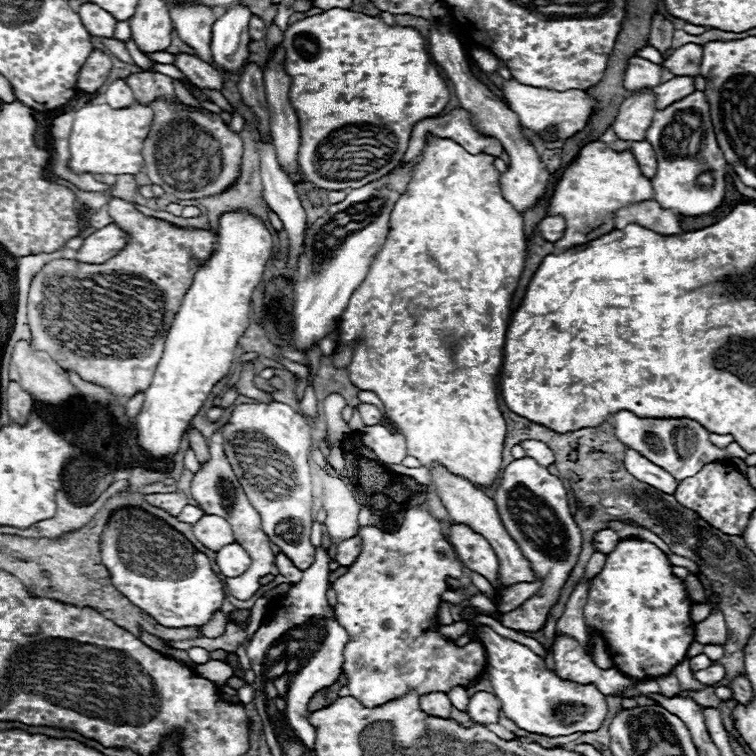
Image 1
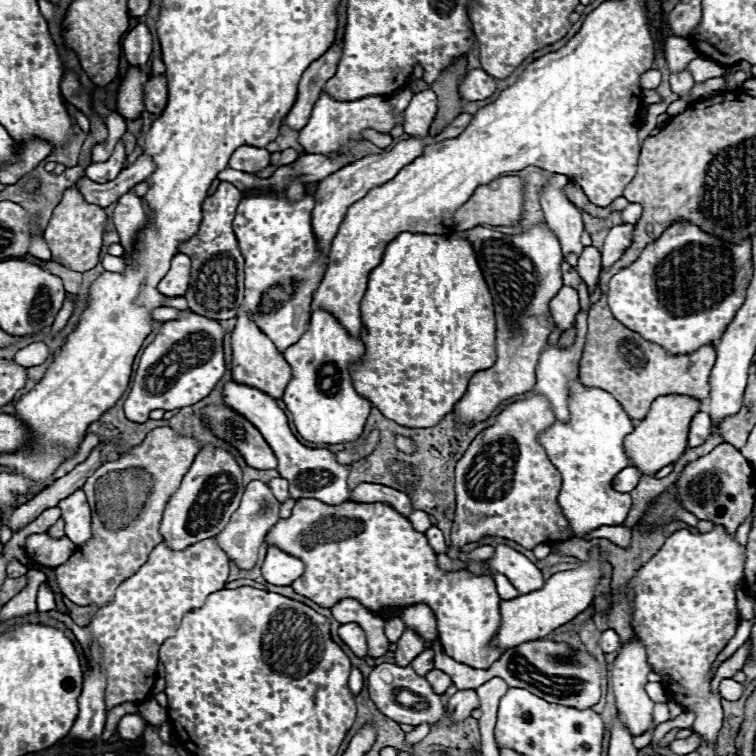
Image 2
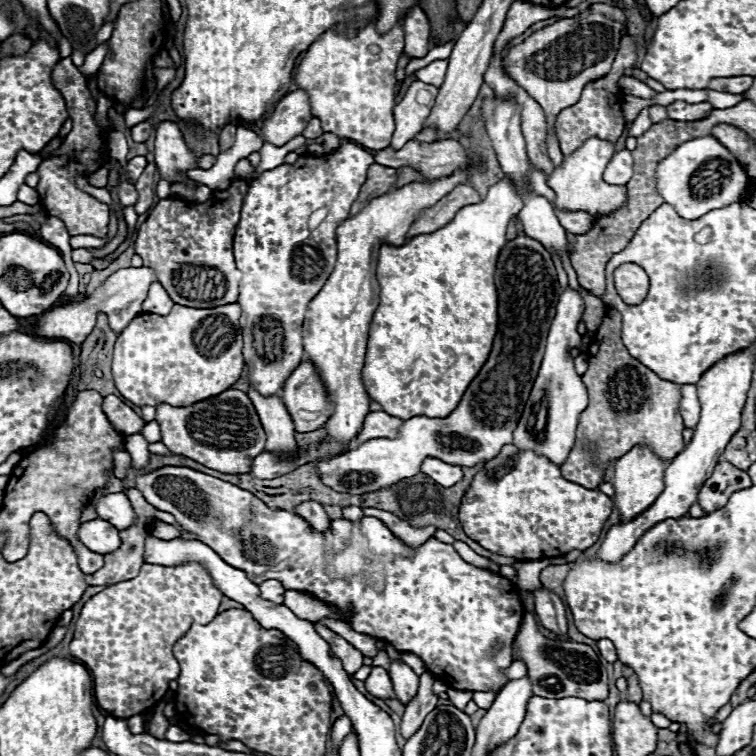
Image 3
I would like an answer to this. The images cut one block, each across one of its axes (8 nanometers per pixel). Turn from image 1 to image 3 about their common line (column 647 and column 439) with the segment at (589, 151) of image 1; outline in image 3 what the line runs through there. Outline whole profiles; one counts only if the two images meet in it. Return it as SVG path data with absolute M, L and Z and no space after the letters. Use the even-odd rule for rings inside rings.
M470 168L454 170L450 176L410 182L408 186L396 188L388 194L372 198L366 208L356 216L346 218L336 228L338 242L338 262L322 286L322 290L308 304L306 328L304 328L304 352L314 362L320 372L320 378L330 394L330 400L336 404L332 418L324 424L326 440L348 442L358 436L362 422L366 418L370 396L362 382L362 368L366 356L368 330L372 316L378 308L378 280L376 280L376 262L378 250L382 244L400 246L406 242L406 232L420 212L434 206L444 194L452 192L458 184L464 184L470 178Z

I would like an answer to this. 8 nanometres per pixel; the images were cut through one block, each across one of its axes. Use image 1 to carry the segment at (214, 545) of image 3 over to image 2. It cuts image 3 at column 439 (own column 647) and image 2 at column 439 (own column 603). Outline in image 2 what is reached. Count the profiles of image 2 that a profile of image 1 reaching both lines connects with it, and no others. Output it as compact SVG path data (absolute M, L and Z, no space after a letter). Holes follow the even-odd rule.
M300 498L296 500L292 516L286 520L278 520L276 526L270 530L270 534L266 536L266 544L274 544L306 564L304 574L292 582L292 588L298 594L314 600L322 608L332 608L342 598L360 600L372 612L382 612L384 608L428 604L436 614L438 638L444 646L444 652L456 662L468 664L472 668L490 668L490 664L496 662L504 652L488 646L500 626L500 596L496 592L492 576L476 576L468 570L460 570L456 574L442 572L436 564L436 554L432 552L426 536L414 530L410 520L388 504L364 504L348 500L338 506L328 506L314 498Z

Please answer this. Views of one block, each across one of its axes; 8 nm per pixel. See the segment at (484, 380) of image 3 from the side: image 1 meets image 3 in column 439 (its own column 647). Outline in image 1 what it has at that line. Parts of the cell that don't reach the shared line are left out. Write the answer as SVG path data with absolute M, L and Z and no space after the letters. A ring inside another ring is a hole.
M622 410L614 414L610 422L614 422L616 438L622 444L638 450L644 458L650 458L650 462L670 472L678 482L694 476L704 464L726 460L726 458L740 458L740 460L748 458L748 454L736 442L732 442L726 448L714 446L708 440L708 430L688 418L638 418L636 414Z

